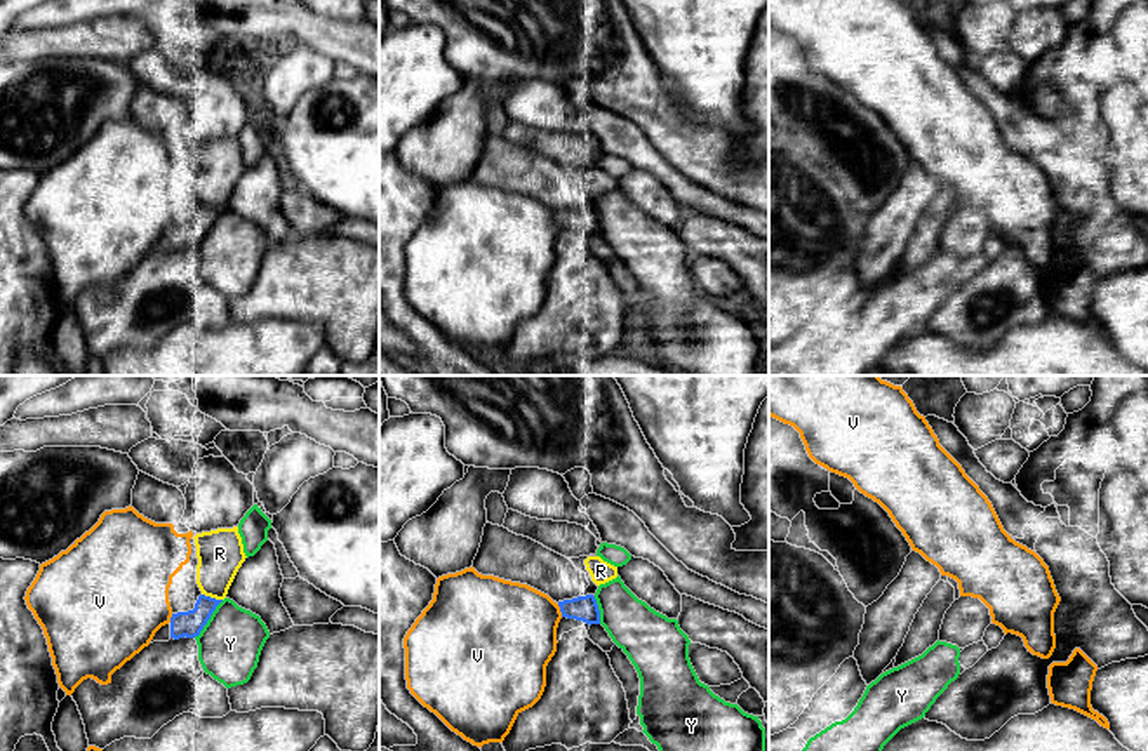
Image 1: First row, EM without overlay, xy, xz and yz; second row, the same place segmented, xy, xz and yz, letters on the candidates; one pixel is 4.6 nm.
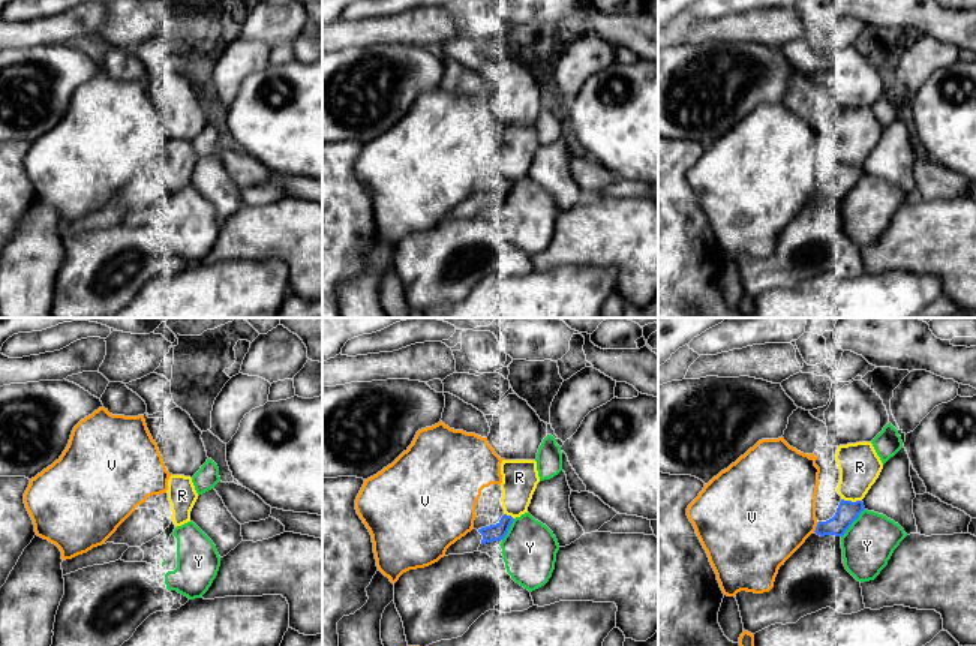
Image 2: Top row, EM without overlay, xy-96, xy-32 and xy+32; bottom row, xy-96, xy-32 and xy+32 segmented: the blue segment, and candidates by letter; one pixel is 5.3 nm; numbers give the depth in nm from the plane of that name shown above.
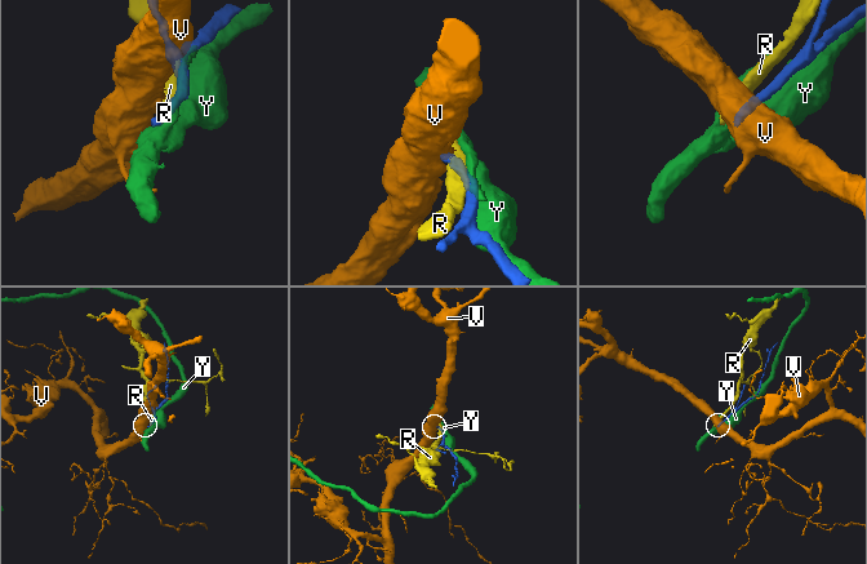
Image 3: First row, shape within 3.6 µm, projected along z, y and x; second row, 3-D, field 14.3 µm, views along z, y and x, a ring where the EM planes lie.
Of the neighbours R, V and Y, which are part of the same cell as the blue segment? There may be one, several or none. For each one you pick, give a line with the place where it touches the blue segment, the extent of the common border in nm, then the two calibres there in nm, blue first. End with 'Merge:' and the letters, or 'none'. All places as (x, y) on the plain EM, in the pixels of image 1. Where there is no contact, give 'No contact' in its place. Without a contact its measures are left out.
Merge: none

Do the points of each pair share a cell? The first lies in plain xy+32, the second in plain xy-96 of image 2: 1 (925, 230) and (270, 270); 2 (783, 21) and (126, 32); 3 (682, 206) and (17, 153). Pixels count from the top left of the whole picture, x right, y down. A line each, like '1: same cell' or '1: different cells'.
1: different cells
2: different cells
3: same cell

